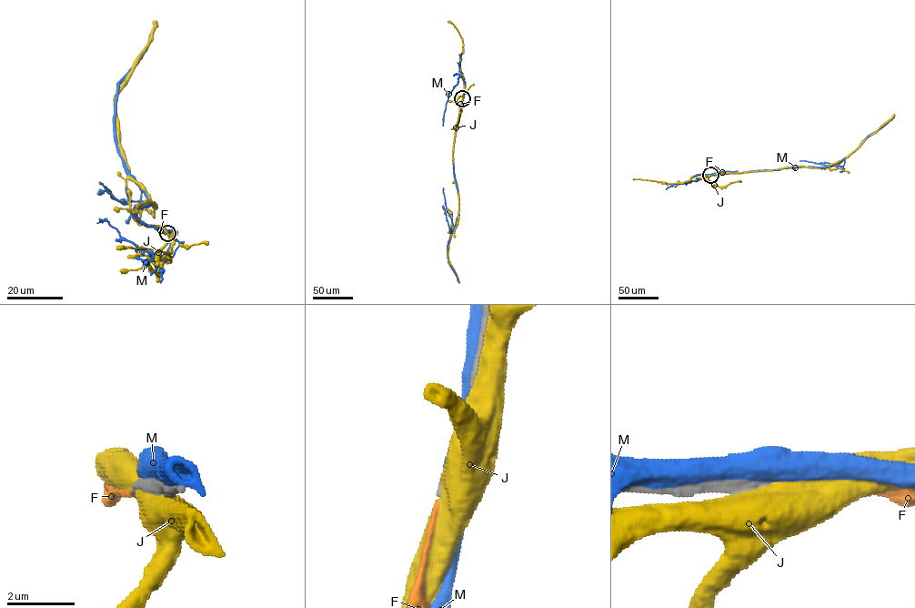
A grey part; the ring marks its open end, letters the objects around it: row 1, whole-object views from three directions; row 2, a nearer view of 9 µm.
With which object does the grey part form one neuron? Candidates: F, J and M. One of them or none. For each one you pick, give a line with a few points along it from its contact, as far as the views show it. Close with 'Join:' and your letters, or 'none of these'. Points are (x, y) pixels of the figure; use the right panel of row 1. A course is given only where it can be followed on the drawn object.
F: course (710, 175), (723, 173)
Join: F

